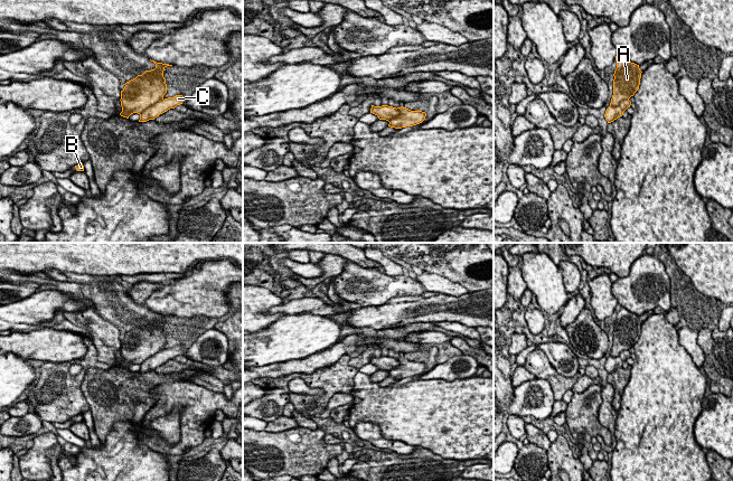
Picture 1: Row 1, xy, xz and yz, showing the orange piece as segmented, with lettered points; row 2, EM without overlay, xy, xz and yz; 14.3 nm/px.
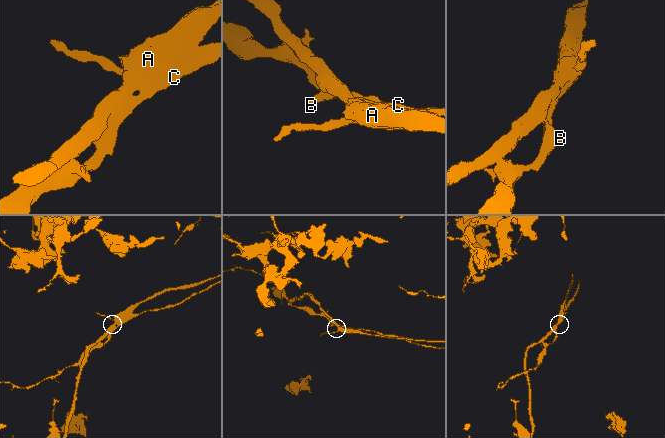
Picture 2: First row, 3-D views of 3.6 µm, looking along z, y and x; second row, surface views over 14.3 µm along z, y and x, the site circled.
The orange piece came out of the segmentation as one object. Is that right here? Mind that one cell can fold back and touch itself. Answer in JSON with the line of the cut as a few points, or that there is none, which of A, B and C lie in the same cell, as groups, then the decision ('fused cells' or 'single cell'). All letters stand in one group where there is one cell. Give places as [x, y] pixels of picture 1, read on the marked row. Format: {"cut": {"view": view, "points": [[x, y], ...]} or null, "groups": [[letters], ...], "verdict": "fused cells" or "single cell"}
{"cut": {"view": "xy", "points": [[162, 98], [149, 105], [140, 114]]}, "groups": [["A"], ["B", "C"]], "verdict": "fused cells"}

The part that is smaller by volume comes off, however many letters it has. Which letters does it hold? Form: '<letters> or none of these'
B, C

